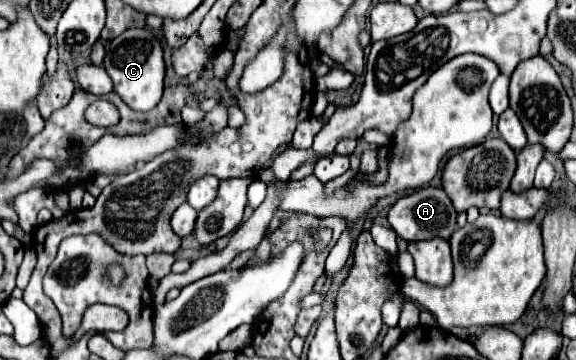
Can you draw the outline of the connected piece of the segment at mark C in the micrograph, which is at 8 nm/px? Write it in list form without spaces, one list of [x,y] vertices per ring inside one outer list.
[[[133,28],[125,30],[121,36],[117,36],[105,54],[103,68],[113,80],[113,90],[121,96],[121,100],[139,112],[151,110],[163,96],[163,76],[165,76],[165,62],[163,62],[163,50],[161,42],[153,36],[151,30],[145,28]]]

